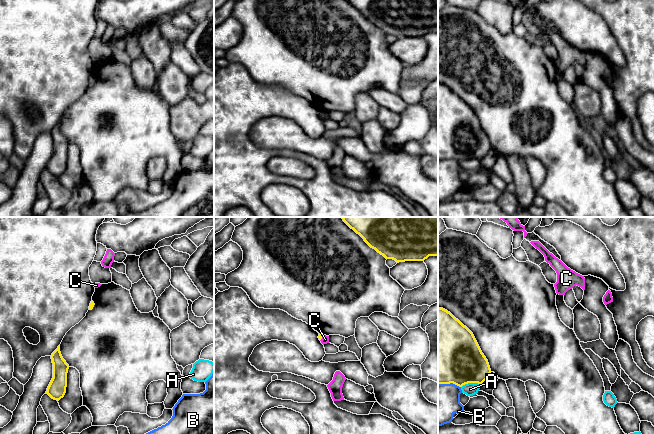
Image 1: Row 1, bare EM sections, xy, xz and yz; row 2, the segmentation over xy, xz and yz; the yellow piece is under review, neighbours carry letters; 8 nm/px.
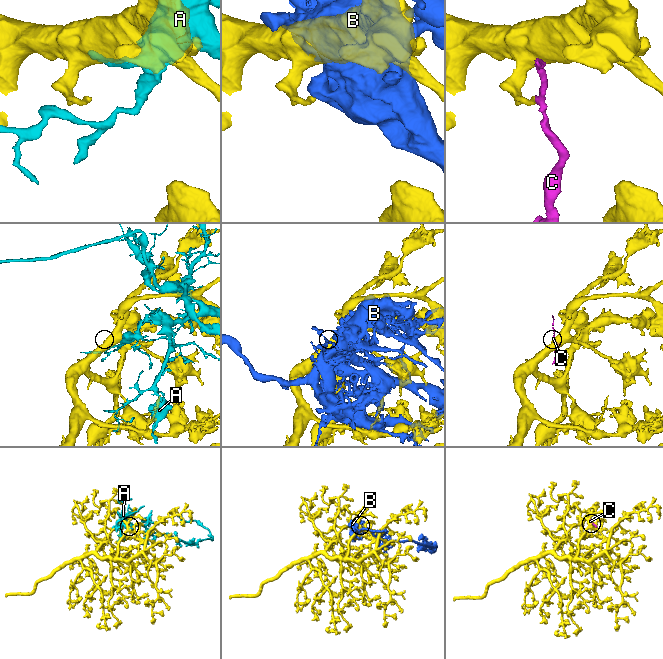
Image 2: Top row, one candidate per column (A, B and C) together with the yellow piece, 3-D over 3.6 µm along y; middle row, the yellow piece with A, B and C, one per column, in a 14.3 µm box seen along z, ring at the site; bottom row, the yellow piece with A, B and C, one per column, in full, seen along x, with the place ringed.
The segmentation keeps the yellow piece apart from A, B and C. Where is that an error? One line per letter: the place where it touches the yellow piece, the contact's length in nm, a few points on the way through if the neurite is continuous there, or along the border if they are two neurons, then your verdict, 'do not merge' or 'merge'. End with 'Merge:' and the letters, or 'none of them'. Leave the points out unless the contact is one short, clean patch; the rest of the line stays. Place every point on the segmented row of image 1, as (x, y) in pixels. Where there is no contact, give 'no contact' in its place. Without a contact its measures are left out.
A: meets yellow in yz at (470, 382); contact 150 nm long; do not merge
B: meets yellow in yz at (449, 383); contact 190 nm long; do not merge
C: meets yellow in xz at (321, 338); contact 50 nm long; border along xz (323, 335), (320, 340); do not merge
Merge: none of them

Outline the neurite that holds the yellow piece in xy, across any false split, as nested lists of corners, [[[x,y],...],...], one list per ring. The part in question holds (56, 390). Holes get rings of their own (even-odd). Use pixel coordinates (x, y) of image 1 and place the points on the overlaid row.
[[[60,345],[51,355],[53,363],[53,378],[46,393],[54,400],[59,401],[64,397],[67,387],[67,373],[69,365],[63,359],[60,352]]]

